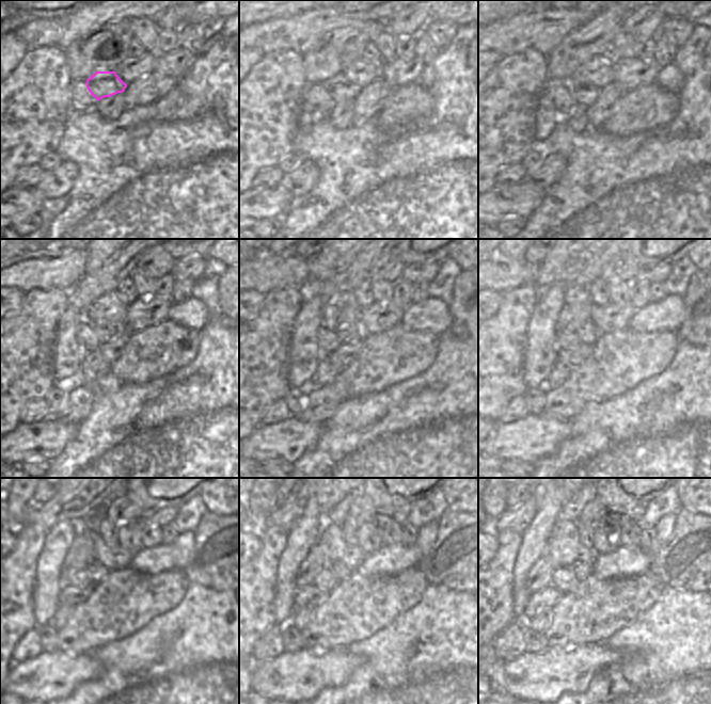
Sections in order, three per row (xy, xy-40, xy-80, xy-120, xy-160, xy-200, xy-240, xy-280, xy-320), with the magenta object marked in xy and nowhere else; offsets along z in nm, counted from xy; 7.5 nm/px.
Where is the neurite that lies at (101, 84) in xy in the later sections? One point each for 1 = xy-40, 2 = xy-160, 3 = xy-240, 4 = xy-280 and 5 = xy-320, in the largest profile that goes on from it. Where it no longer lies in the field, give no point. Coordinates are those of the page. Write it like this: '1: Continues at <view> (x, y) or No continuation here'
1: Continues at xy-40 (340, 88)
2: Continues at xy-160 (347, 333)
3: Continues at xy-240 (100, 571)
4: Continues at xy-280 (341, 570)
5: Continues at xy-320 (582, 570).

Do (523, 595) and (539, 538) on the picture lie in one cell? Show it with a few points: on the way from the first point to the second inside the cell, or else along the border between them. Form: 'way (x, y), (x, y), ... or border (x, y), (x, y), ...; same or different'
way (520, 581), (520, 570), (530, 552); same

